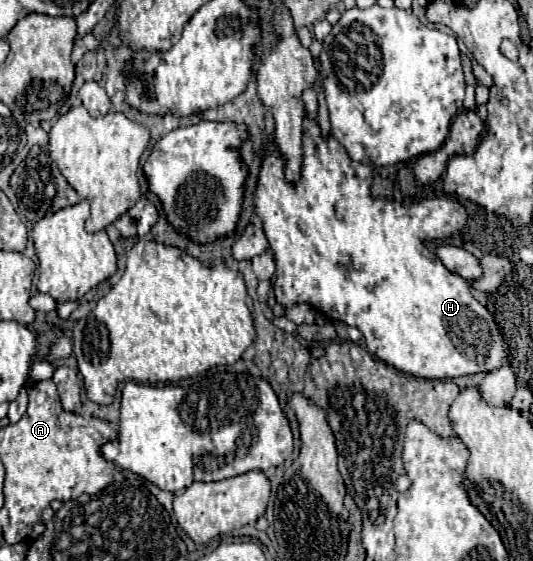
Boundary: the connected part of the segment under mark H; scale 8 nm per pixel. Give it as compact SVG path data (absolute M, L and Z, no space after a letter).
M309 116L303 122L303 174L299 186L287 186L283 182L283 162L279 162L273 146L265 146L255 190L255 214L263 220L263 230L277 262L273 286L277 302L281 306L307 302L329 320L357 326L371 354L417 378L443 380L497 370L507 360L507 354L493 316L473 298L469 282L451 274L423 244L427 238L457 234L467 220L465 208L451 198L427 198L407 208L393 200L371 198L371 176L373 166L353 162L343 146L335 138L333 142L325 138L319 124L311 122Z

